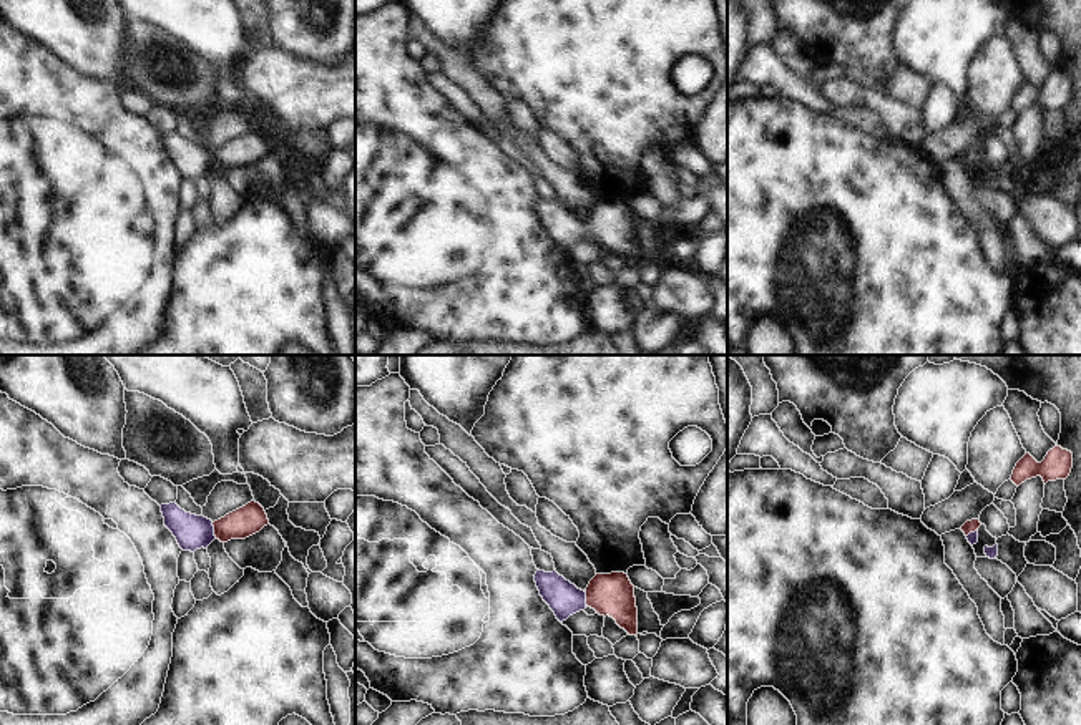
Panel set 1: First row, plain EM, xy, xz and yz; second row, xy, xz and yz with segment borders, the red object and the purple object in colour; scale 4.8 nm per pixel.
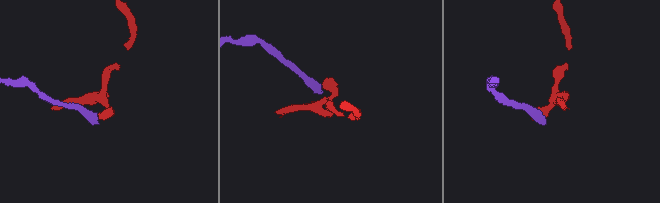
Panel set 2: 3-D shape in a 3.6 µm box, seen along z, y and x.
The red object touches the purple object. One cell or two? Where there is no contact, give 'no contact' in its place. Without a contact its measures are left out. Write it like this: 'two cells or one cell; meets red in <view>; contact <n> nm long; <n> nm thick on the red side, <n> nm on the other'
one cell; meets red in xy; contact 80 nm long; 140 nm thick on the red side, 170 nm on the other

